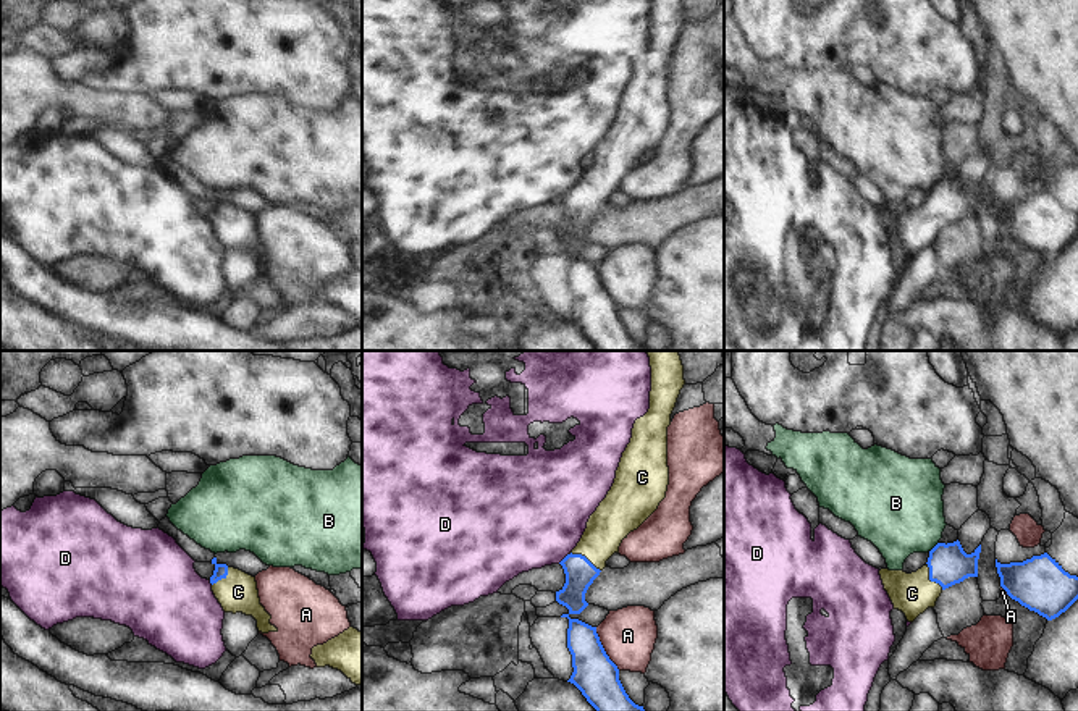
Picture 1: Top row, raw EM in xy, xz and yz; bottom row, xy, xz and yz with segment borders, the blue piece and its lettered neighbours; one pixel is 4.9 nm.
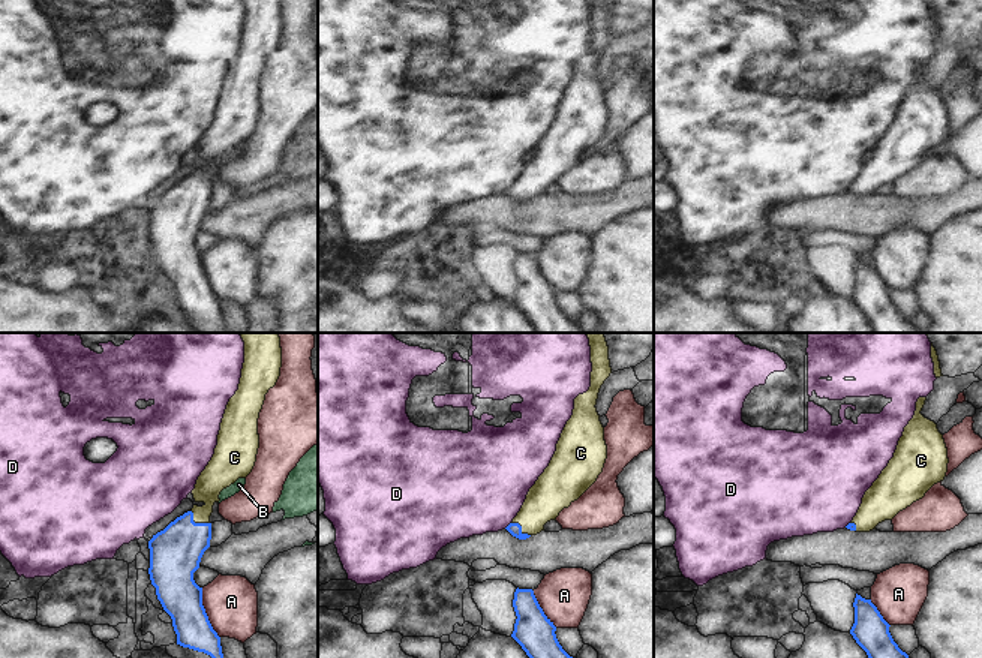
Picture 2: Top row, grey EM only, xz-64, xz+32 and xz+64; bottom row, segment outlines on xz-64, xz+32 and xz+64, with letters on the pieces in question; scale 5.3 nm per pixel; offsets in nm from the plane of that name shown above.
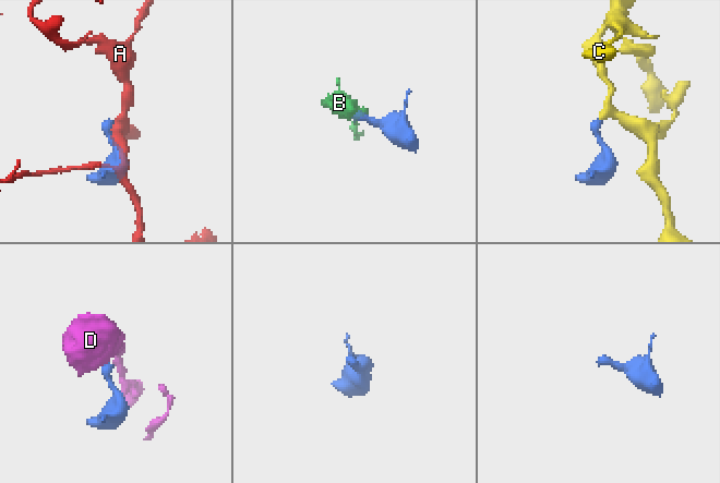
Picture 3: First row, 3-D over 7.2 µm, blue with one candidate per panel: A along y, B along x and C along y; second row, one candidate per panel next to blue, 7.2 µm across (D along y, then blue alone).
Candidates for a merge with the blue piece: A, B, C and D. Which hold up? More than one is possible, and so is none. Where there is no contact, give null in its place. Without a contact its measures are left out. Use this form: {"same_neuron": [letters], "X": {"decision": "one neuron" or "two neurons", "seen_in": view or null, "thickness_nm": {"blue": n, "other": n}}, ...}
{"same_neuron": ["C"], "A": {"decision": "two neurons", "seen_in": "xz", "thickness_nm": {"blue": 220, "other": 280}}, "B": {"decision": "two neurons", "seen_in": "yz", "thickness_nm": {"blue": 200, "other": 420}}, "C": {"decision": "one neuron", "seen_in": "yz", "thickness_nm": {"blue": 200, "other": 200}}, "D": {"decision": "two neurons", "seen_in": "xz", "thickness_nm": {"blue": 150, "other": 500}}}

